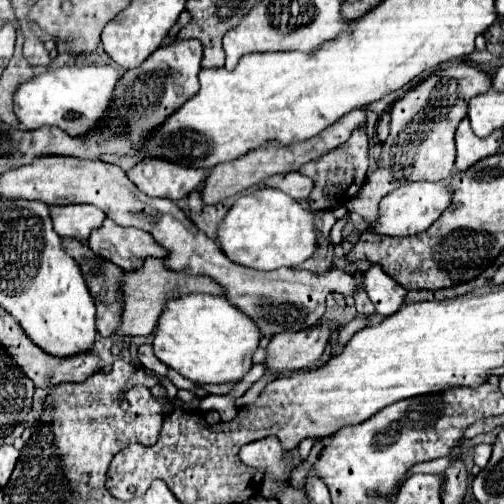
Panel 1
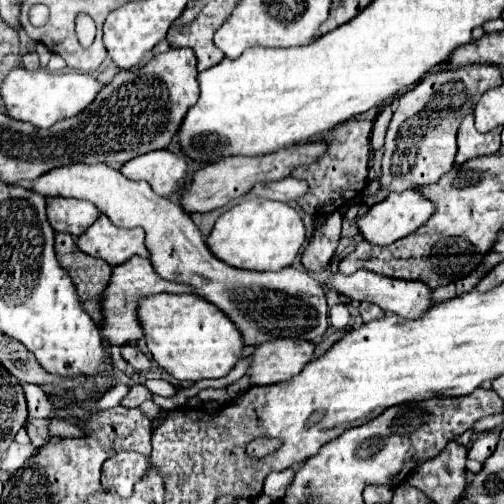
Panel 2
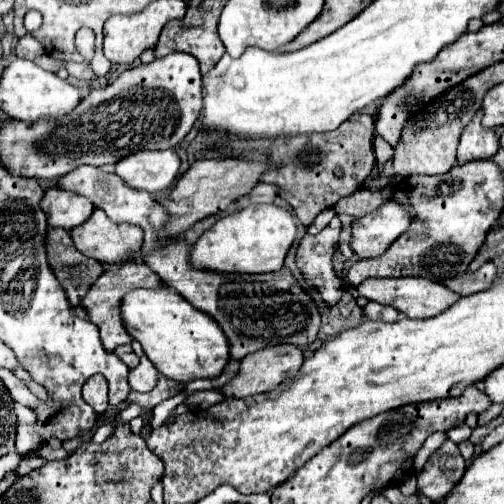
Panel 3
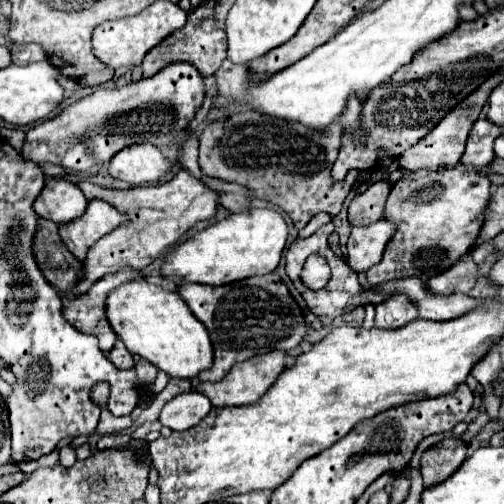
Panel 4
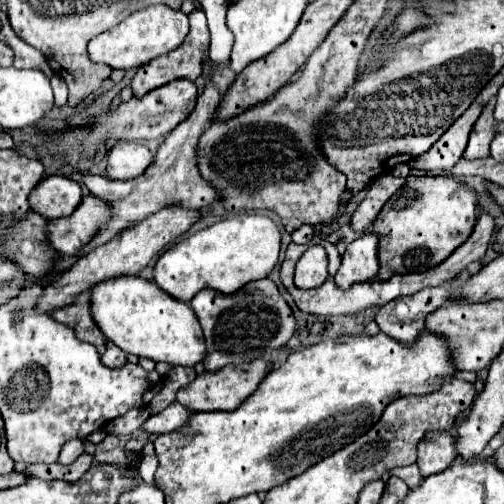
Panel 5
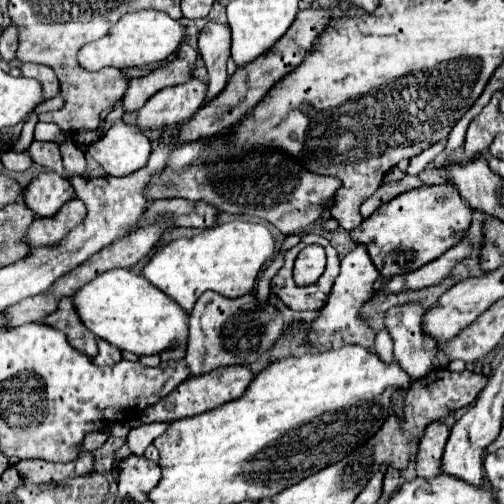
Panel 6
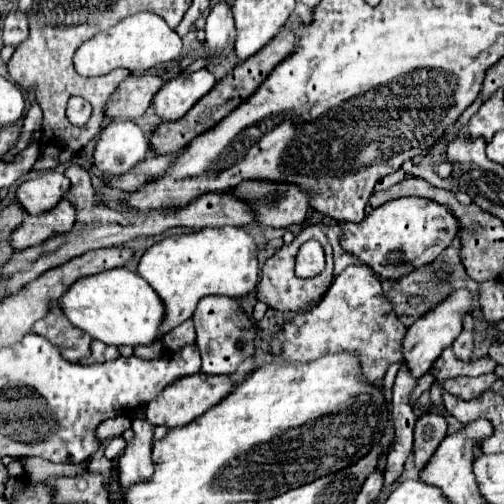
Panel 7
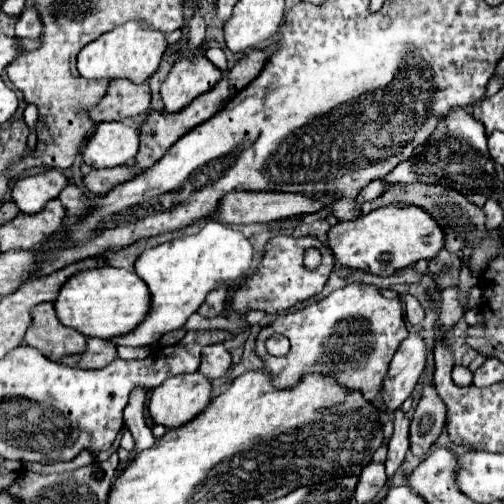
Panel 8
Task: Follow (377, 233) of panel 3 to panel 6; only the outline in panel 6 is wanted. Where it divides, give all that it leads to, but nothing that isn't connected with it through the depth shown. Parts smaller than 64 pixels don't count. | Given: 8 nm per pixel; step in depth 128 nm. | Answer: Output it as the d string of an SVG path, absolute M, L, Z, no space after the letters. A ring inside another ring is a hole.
M356 246L350 254L344 256L340 262L340 274L332 286L332 292L328 296L328 302L322 310L316 312L312 324L308 326L308 336L306 336L306 346L308 348L318 348L318 350L332 350L340 348L346 344L360 344L364 348L374 346L376 332L368 326L368 322L362 318L362 306L374 296L374 282L380 274L376 272L376 266L372 264L368 252L364 246Z

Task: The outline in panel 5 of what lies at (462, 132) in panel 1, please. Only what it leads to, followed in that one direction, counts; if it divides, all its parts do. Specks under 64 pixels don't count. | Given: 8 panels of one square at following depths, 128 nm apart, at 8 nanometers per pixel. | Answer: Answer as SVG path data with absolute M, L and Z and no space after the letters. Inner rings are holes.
M492 98L484 106L480 118L476 120L476 124L474 124L472 132L470 132L470 140L468 140L464 158L474 160L474 158L486 158L490 154L490 142L496 136L496 132L494 132L494 124L496 124L496 120L494 120L494 104L496 104L496 100Z

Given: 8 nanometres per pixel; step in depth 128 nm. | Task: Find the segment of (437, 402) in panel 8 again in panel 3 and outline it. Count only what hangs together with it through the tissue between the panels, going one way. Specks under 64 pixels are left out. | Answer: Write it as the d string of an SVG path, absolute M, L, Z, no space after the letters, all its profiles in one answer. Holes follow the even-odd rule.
M446 440L426 462L422 474L418 474L418 492L432 502L442 500L448 490L462 478L466 462L452 440Z

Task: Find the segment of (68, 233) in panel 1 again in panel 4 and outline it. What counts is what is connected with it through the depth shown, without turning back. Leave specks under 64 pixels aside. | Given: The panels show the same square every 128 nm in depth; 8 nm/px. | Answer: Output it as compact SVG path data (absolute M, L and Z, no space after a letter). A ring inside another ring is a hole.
M50 178L34 200L34 212L40 218L50 218L56 224L70 222L80 216L88 206L82 190L66 178Z

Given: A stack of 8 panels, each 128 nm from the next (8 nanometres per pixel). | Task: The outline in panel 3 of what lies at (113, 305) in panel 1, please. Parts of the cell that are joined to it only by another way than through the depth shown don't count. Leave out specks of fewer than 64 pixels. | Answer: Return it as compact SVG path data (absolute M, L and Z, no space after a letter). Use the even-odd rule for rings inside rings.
M48 226L46 234L46 254L48 264L62 284L68 302L72 306L80 304L80 300L86 296L90 286L96 282L96 278L104 272L102 264L98 264L92 258L82 256L64 228L52 228Z

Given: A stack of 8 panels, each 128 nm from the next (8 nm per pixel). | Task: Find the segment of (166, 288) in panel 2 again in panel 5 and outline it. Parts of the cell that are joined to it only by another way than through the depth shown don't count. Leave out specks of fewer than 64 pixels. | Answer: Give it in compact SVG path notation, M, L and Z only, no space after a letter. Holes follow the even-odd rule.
M84 292L80 294L70 306L62 308L62 310L54 310L52 312L52 318L58 320L60 324L64 326L70 326L76 334L78 340L82 342L88 342L92 346L96 346L98 354L104 352L104 334L100 332L100 328L92 322L92 316L90 316L90 304L88 304L88 294L90 292Z

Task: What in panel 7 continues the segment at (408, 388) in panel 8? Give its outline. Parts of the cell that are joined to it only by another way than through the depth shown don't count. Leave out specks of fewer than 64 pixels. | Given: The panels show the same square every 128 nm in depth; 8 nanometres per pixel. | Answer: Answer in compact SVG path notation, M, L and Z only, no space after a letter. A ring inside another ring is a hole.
M456 290L454 294L448 296L446 302L442 302L440 306L436 306L434 310L424 314L422 318L418 318L408 328L408 332L402 340L402 362L406 362L406 366L414 378L424 376L430 370L430 366L434 364L434 360L440 356L440 352L444 348L452 346L452 342L462 332L462 320L470 312L470 306L472 306L470 292L468 290Z

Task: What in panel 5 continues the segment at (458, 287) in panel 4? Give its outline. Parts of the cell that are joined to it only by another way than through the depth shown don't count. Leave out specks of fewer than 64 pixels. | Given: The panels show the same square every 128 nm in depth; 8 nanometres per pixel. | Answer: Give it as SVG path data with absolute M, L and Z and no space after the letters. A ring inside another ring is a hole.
M452 280L446 284L424 288L412 296L400 296L380 308L376 322L384 334L400 344L414 344L426 330L426 316L450 300Z

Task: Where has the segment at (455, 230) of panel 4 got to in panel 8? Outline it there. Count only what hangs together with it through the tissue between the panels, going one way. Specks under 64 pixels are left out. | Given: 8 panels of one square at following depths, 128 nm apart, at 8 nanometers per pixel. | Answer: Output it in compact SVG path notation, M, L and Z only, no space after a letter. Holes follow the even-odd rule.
M394 204L372 210L356 220L338 222L328 230L328 244L336 258L336 264L364 270L378 276L390 276L402 268L416 264L418 260L434 258L444 244L444 232L440 226L422 210L408 204Z

